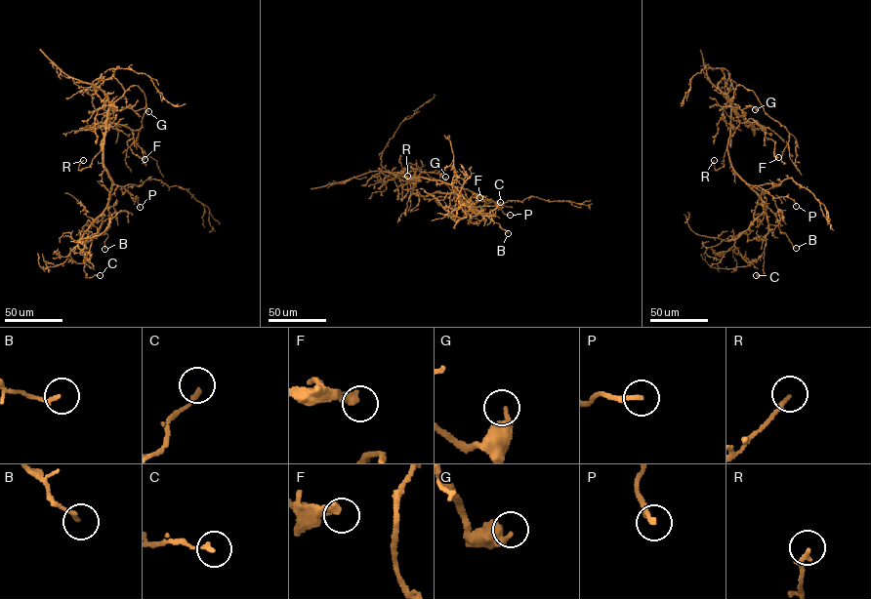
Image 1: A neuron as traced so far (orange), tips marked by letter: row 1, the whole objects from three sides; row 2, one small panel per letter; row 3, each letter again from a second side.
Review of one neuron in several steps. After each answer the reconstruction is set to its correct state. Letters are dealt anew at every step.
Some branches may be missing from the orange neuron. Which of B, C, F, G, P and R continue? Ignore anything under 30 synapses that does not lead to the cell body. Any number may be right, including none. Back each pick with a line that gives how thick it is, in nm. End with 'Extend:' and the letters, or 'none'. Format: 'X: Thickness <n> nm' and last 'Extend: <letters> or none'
Extend: none

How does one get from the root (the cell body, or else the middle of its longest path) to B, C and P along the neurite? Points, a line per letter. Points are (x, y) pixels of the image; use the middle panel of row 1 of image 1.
B: (426, 178), (455, 187), (474, 207), (491, 216), (492, 220), (508, 233)
C: (426, 178), (455, 187), (483, 216), (494, 216), (492, 211), (500, 202)
P: (426, 178), (470, 190), (493, 201), (503, 213), (510, 215)

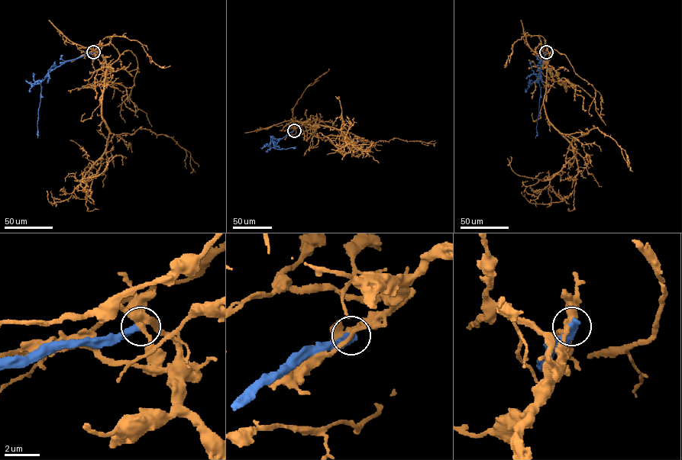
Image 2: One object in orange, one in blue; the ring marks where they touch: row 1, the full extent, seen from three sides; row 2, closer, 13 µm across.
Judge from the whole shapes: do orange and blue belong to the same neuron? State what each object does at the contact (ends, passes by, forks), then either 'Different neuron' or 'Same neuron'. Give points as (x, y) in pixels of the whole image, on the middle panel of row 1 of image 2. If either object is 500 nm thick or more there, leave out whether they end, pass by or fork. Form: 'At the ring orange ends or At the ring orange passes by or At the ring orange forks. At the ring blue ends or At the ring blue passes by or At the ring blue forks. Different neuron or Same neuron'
Different neuron

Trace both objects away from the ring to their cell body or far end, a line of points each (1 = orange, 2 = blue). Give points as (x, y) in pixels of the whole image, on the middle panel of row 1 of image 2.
1: (294, 130), (307, 123), (333, 127), (343, 132), (353, 145), (345, 137), (350, 151), (347, 152), (318, 133)
2: (294, 130), (279, 138), (274, 147), (286, 149), (295, 146)

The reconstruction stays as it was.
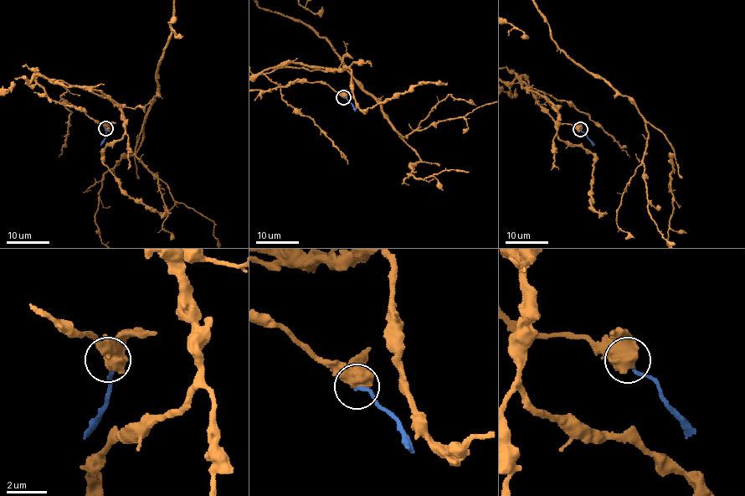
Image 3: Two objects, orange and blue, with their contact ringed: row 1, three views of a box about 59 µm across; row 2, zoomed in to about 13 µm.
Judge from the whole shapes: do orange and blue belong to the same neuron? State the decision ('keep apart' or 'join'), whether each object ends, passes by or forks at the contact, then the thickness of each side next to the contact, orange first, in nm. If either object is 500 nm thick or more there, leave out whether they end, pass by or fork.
keep apart; 900 nm thick on the orange side, 200 nm on the other

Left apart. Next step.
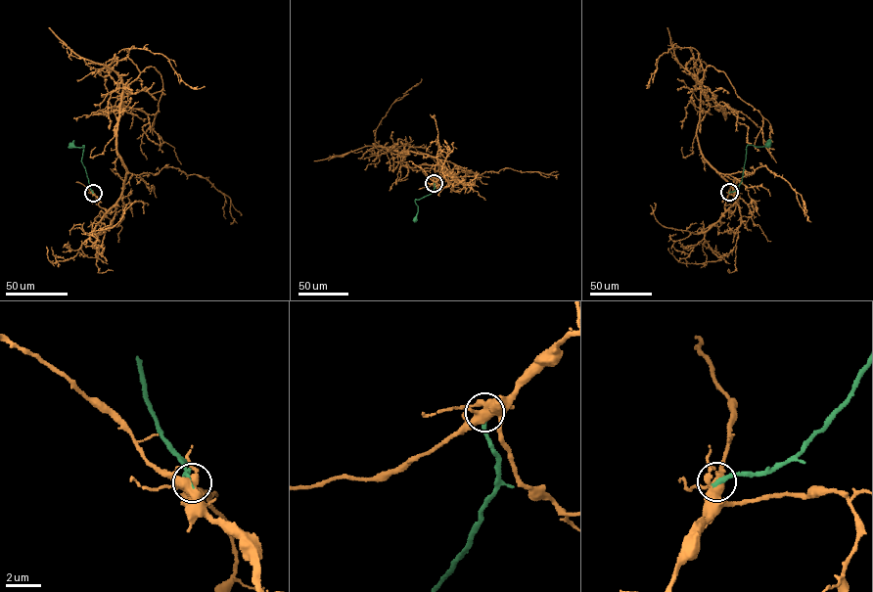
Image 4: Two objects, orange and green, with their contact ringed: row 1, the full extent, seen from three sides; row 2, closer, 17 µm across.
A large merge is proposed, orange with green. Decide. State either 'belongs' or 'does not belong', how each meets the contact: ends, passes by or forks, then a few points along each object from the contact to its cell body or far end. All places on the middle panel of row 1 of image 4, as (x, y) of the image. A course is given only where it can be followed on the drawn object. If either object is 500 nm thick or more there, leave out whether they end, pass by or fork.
does not belong; orange forks; green ends; course orange (434, 183), (453, 177), (442, 162), (395, 149), (408, 146), (429, 155), (450, 181), (473, 172), (489, 177); course green (434, 183), (432, 193), (415, 200), (418, 206), (415, 219)

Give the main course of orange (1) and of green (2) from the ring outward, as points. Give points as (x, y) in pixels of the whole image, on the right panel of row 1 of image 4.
1: (729, 192), (725, 209), (733, 188), (697, 135), (708, 66), (762, 116), (776, 162)
2: (729, 192), (741, 182), (747, 145), (768, 144)

